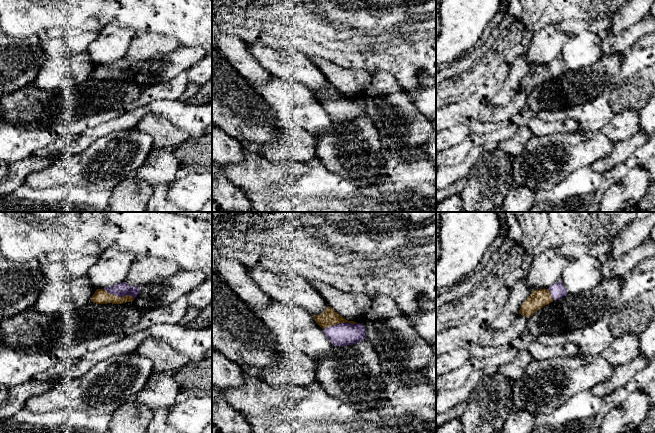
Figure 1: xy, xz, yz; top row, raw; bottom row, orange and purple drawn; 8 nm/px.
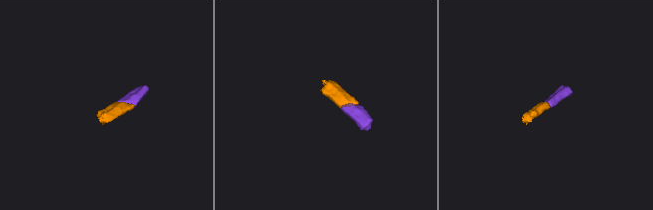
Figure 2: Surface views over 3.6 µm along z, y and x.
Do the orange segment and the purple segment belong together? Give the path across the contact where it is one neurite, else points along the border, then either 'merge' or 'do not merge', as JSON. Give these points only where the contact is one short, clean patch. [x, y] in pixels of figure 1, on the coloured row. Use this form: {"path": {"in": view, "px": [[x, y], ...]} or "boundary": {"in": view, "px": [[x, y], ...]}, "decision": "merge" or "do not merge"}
{"path": {"in": "xz", "px": [[328, 317], [334, 323], [339, 323], [339, 330], [343, 334]]}, "decision": "merge"}

